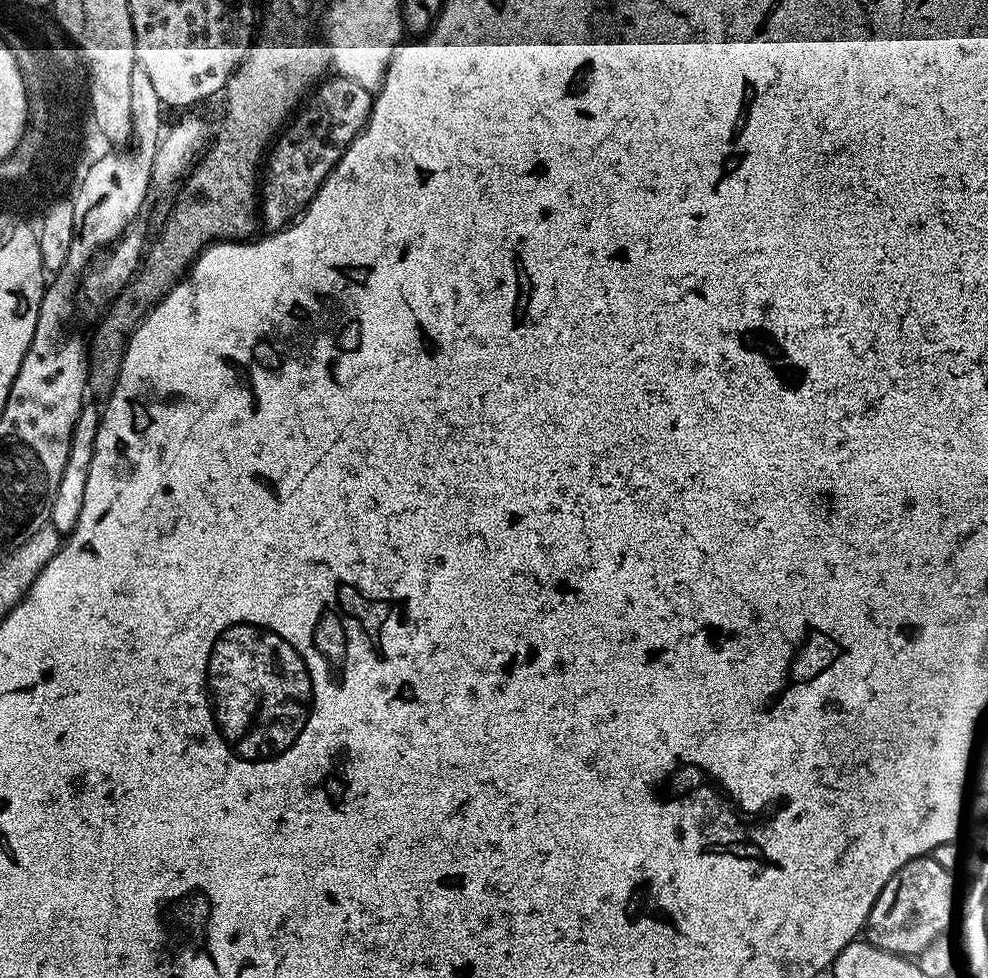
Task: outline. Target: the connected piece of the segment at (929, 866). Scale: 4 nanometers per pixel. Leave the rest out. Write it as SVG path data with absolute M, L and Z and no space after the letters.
M931 855L906 862L906 866L899 868L885 882L870 910L866 925L868 943L887 952L897 952L899 956L919 956L926 946L930 946L930 942L949 931L952 915L958 912L956 880L957 877L942 870Z

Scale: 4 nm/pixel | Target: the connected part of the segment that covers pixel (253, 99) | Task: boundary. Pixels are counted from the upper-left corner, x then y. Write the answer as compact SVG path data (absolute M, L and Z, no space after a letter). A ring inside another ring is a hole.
M311 38L306 43L267 43L266 46L254 50L254 56L250 56L248 61L242 60L232 71L223 90L226 104L217 132L215 129L207 150L183 177L179 185L180 193L176 196L176 205L165 218L160 233L153 240L151 237L142 256L142 267L112 299L111 304L103 309L104 317L97 322L96 329L92 332L92 341L86 344L86 388L91 395L93 392L99 398L104 398L112 391L132 331L147 316L153 304L157 304L180 281L181 276L191 268L192 261L209 244L244 242L257 235L260 165L271 142L300 106L303 98L313 86L329 75L331 63L332 50L327 43L323 39ZM266 72L276 76L272 84L262 84L262 74Z

